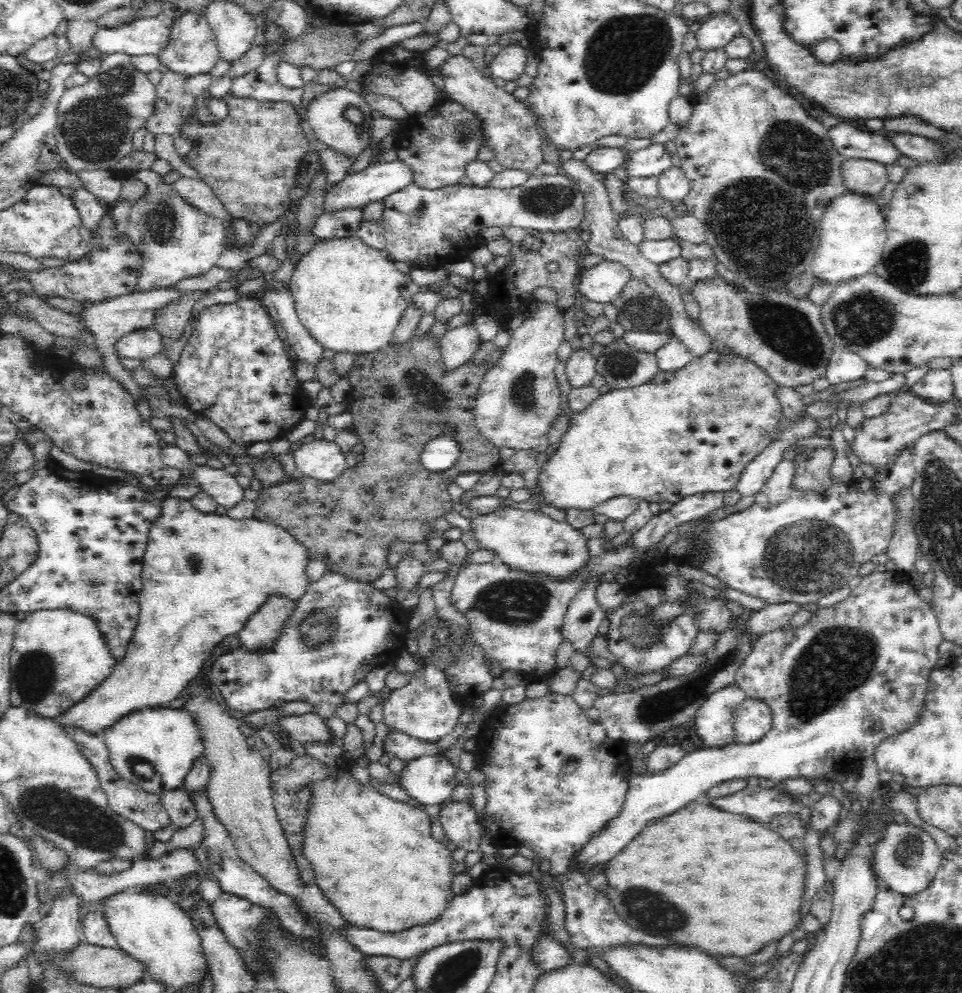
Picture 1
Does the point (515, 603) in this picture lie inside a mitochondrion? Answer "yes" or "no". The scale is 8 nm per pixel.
yes

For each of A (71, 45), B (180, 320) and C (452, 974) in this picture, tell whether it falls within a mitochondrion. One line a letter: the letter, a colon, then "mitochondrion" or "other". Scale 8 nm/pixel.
A: other
B: other
C: mitochondrion

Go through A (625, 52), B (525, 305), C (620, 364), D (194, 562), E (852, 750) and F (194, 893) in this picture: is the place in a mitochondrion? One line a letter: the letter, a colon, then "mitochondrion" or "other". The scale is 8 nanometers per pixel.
A: mitochondrion
B: other
C: mitochondrion
D: mitochondrion
E: other
F: other

